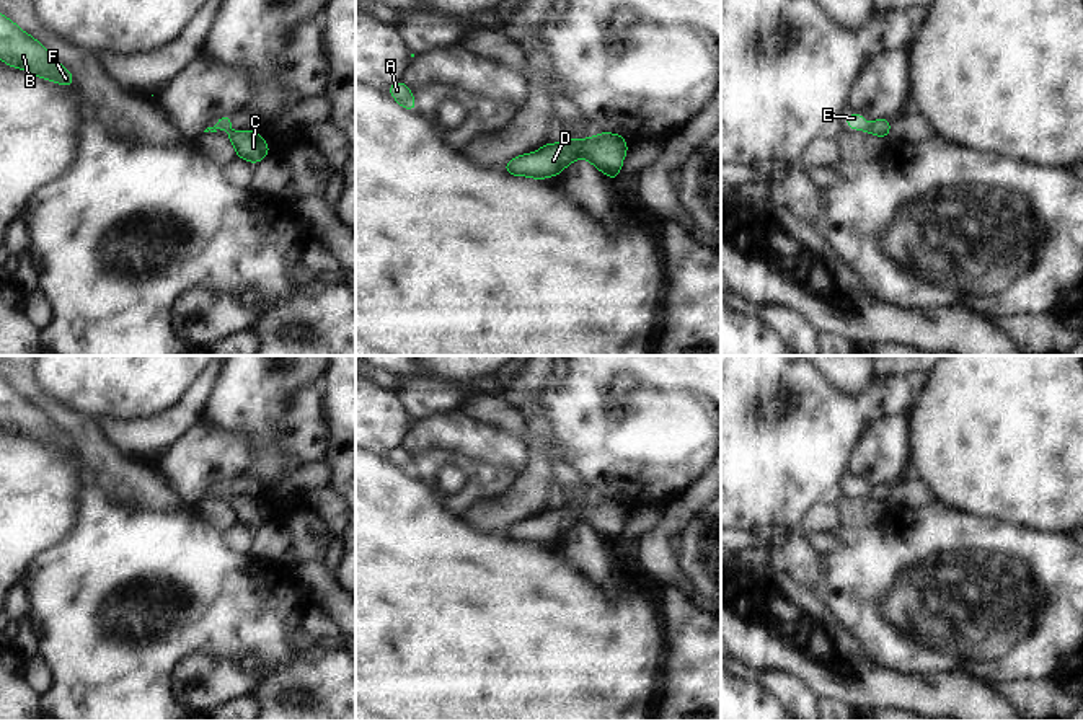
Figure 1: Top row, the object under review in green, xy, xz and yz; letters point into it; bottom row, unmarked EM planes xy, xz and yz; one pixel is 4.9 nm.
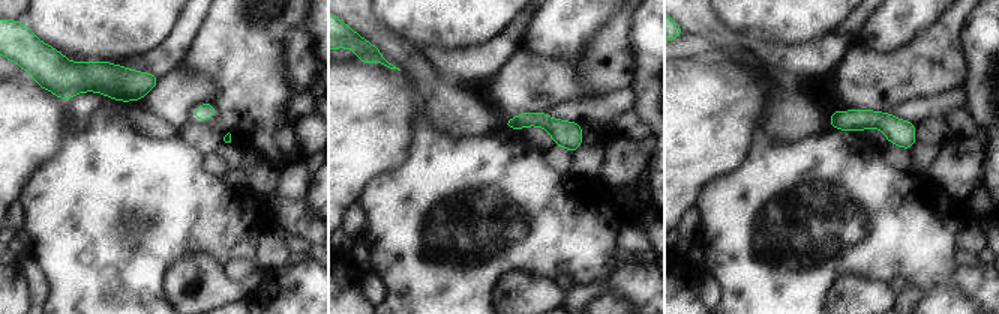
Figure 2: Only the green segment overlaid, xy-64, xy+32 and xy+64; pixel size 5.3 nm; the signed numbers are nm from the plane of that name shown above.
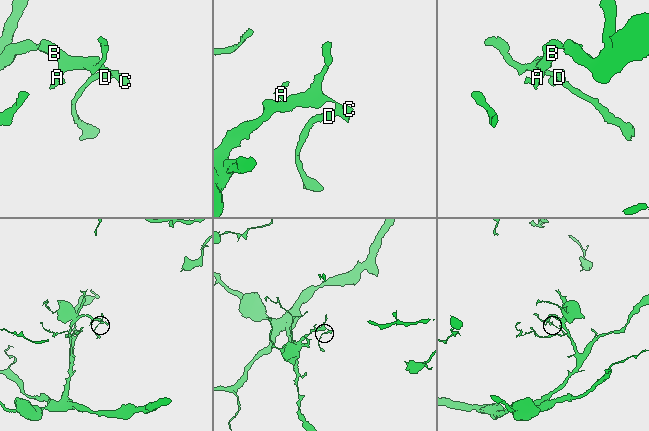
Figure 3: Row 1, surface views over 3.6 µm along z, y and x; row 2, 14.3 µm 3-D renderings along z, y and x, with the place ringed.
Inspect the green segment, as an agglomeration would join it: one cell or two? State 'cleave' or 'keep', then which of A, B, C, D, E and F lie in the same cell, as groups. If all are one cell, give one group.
cleave; A B E F / C D

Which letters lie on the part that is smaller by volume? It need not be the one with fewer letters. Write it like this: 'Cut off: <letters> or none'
Cut off: C, D

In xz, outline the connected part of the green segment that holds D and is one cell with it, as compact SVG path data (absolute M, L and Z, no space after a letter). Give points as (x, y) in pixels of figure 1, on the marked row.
M600 132L589 139L545 144L540 150L524 153L502 168L512 176L543 179L559 175L574 160L586 158L608 178L620 179L626 152L628 144L620 134Z

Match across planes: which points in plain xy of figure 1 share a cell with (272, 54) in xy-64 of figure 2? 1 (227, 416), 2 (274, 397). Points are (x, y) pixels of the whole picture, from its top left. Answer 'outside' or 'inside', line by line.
1: inside
2: inside

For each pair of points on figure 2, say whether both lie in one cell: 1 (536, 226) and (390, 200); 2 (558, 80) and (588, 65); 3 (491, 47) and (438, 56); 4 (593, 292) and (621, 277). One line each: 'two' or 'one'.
1: one
2: one
3: one
4: one

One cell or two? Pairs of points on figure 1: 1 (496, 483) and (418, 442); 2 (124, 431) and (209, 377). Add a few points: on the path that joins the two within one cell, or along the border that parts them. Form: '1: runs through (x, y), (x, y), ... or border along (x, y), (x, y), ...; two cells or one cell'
1: border along (468, 455), (452, 451), (424, 451), (413, 457); two cells
2: runs through (147, 431), (160, 431), (191, 400); one cell

